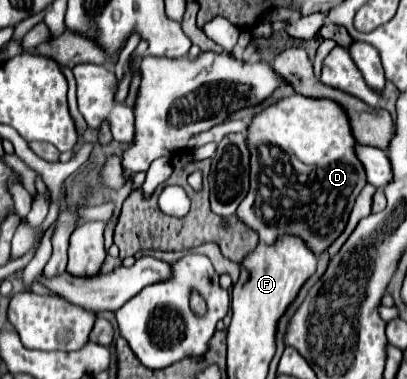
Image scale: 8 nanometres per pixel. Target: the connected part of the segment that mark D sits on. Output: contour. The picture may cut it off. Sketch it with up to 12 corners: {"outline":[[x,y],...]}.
{"outline":[[345,110],[251,118],[237,218],[325,252],[367,184]]}

